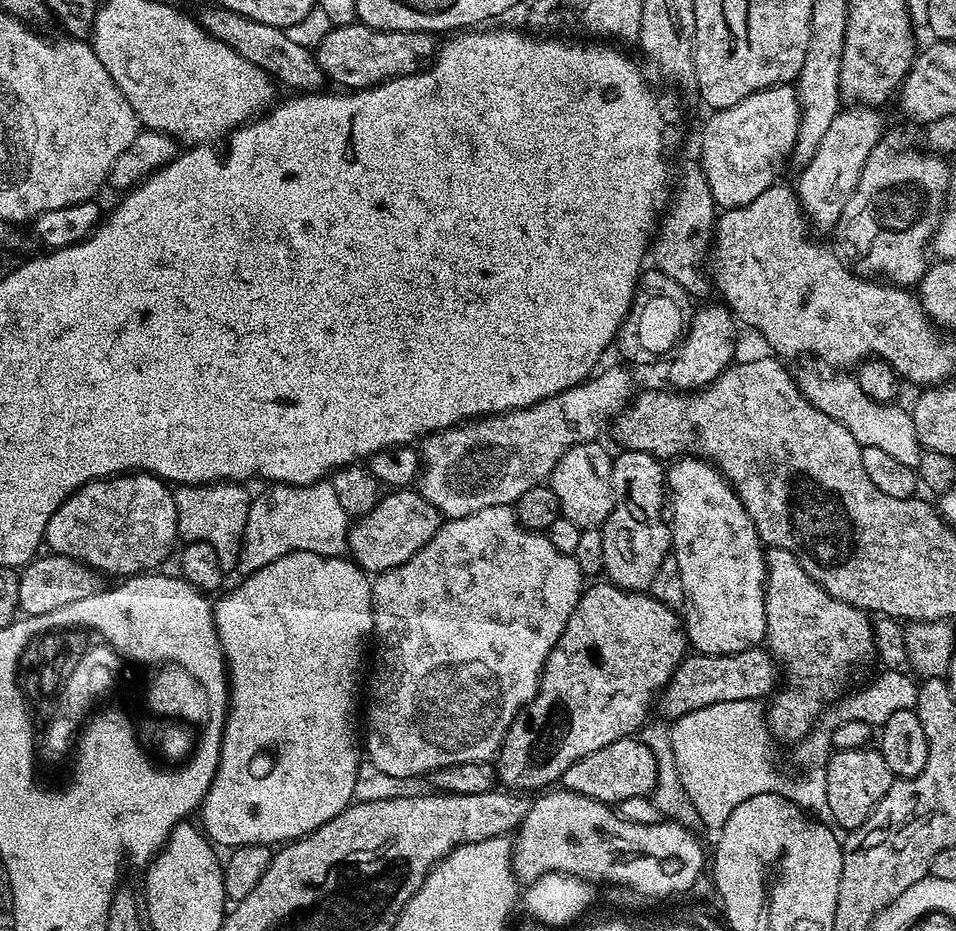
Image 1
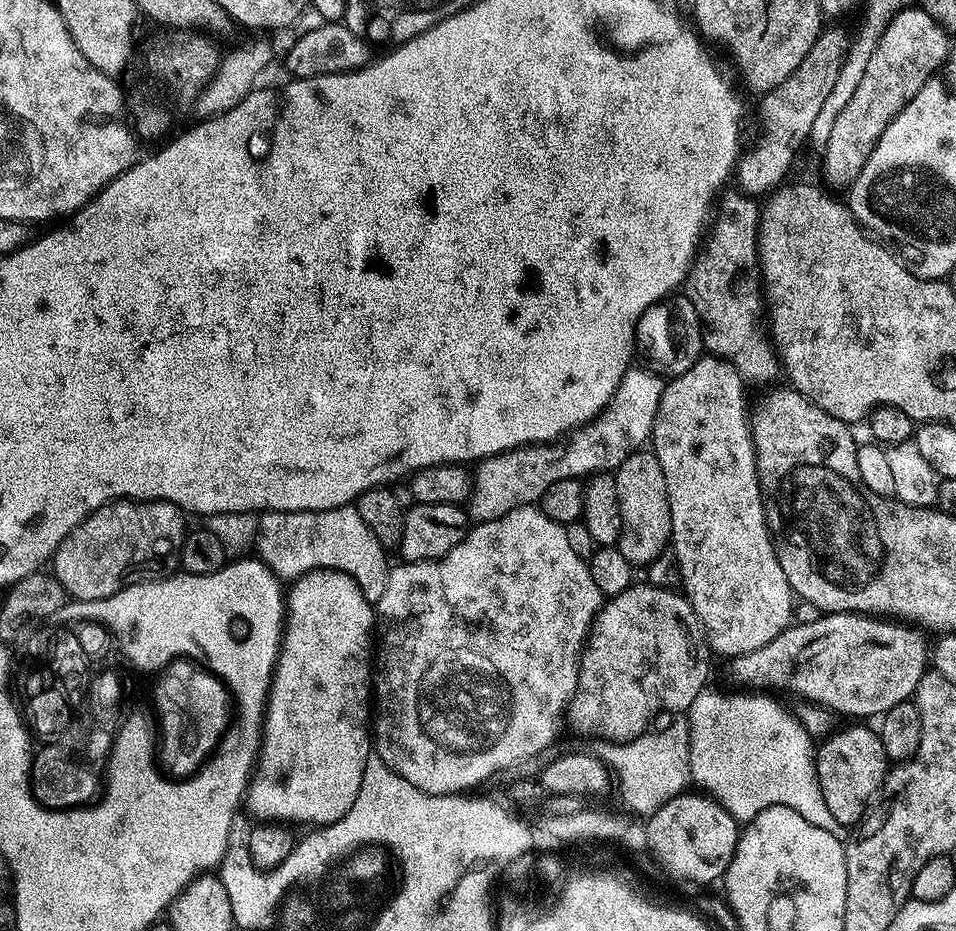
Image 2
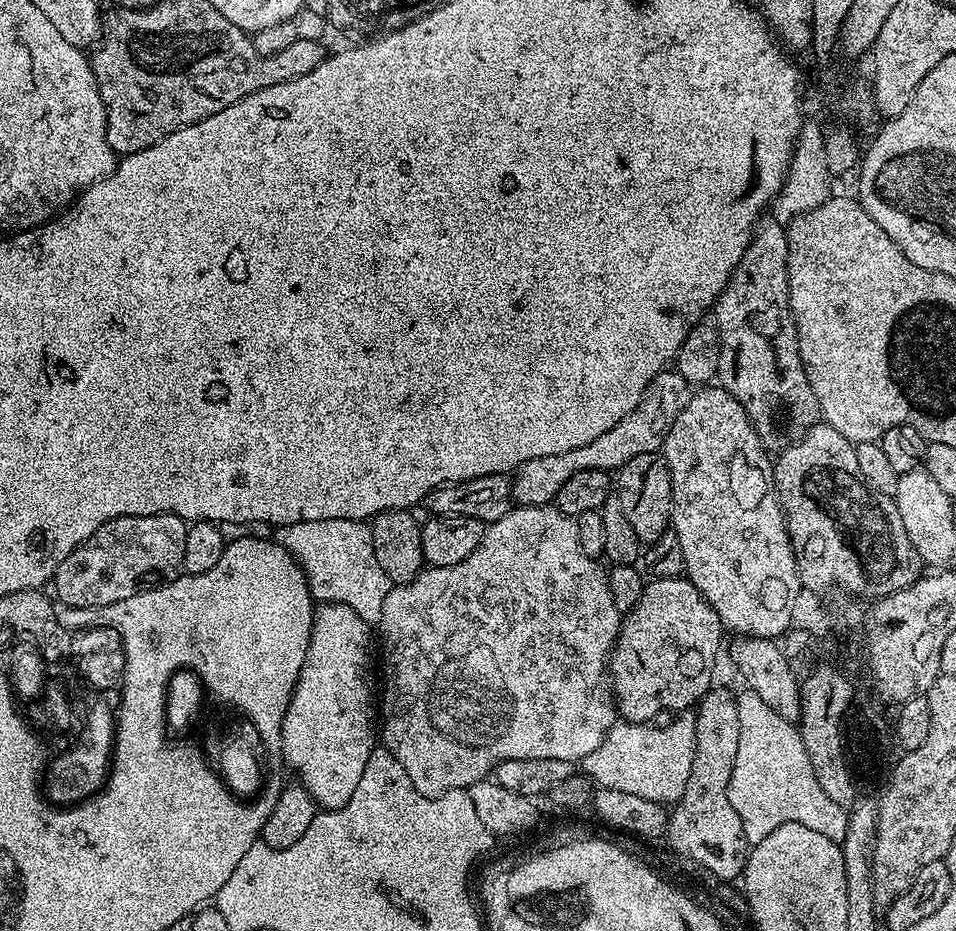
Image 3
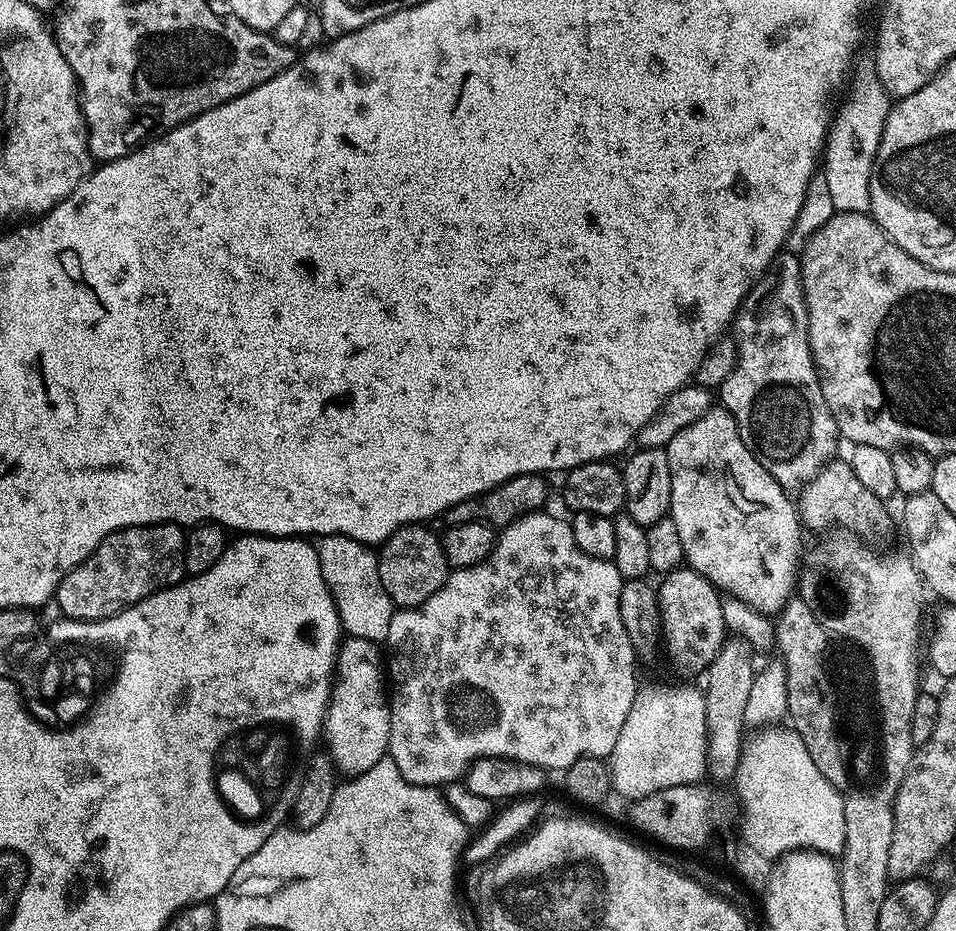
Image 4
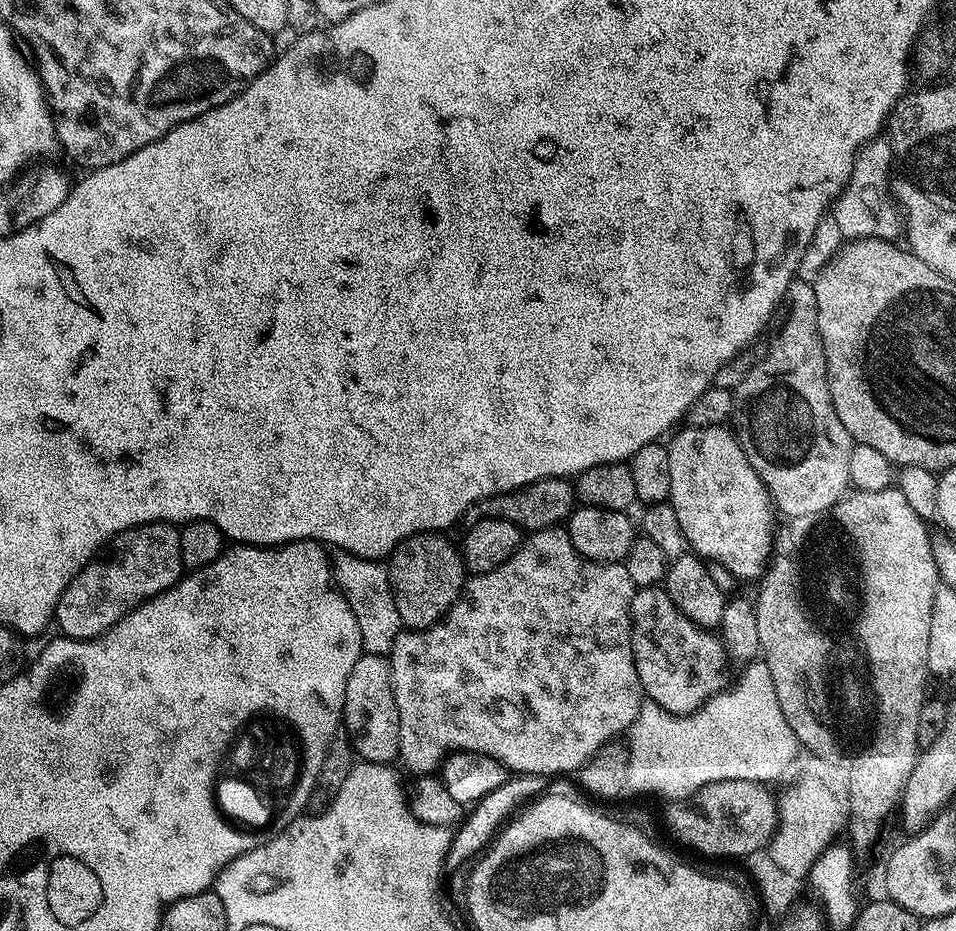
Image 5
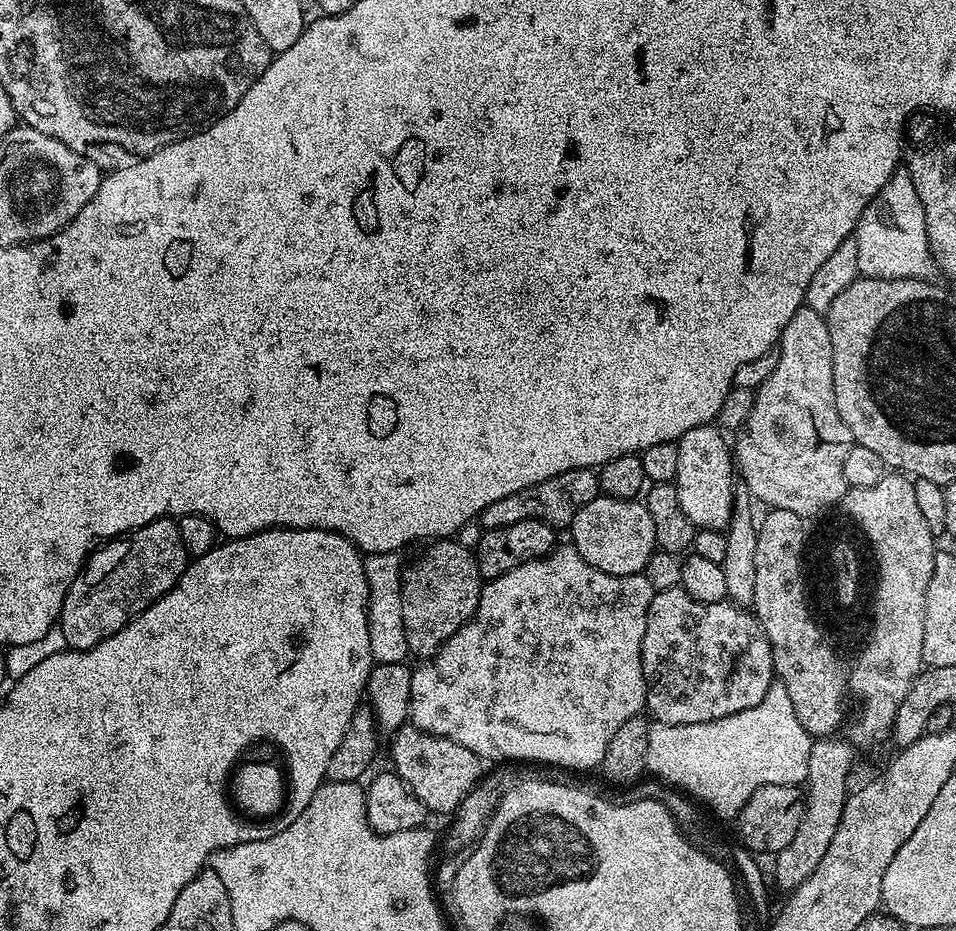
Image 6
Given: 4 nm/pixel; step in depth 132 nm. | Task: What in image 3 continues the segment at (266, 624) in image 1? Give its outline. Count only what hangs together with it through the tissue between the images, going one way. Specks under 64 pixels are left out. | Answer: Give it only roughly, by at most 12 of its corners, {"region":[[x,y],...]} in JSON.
{"region":[[317,607],[278,730],[324,810],[362,782],[374,747],[373,629]]}

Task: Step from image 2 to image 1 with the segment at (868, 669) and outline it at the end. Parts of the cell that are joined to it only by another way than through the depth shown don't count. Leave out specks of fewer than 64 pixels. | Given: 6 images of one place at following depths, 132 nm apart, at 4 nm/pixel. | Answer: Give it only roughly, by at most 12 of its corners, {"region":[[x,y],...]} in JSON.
{"region":[[760,646],[688,654],[658,708],[675,722],[718,702],[775,691],[778,666]]}

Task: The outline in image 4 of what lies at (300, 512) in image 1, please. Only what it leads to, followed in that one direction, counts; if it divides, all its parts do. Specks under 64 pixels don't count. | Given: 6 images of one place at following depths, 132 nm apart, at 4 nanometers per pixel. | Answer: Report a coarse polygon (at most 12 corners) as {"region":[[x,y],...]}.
{"region":[[345,536],[316,544],[348,636],[387,641],[394,605],[378,556]]}

